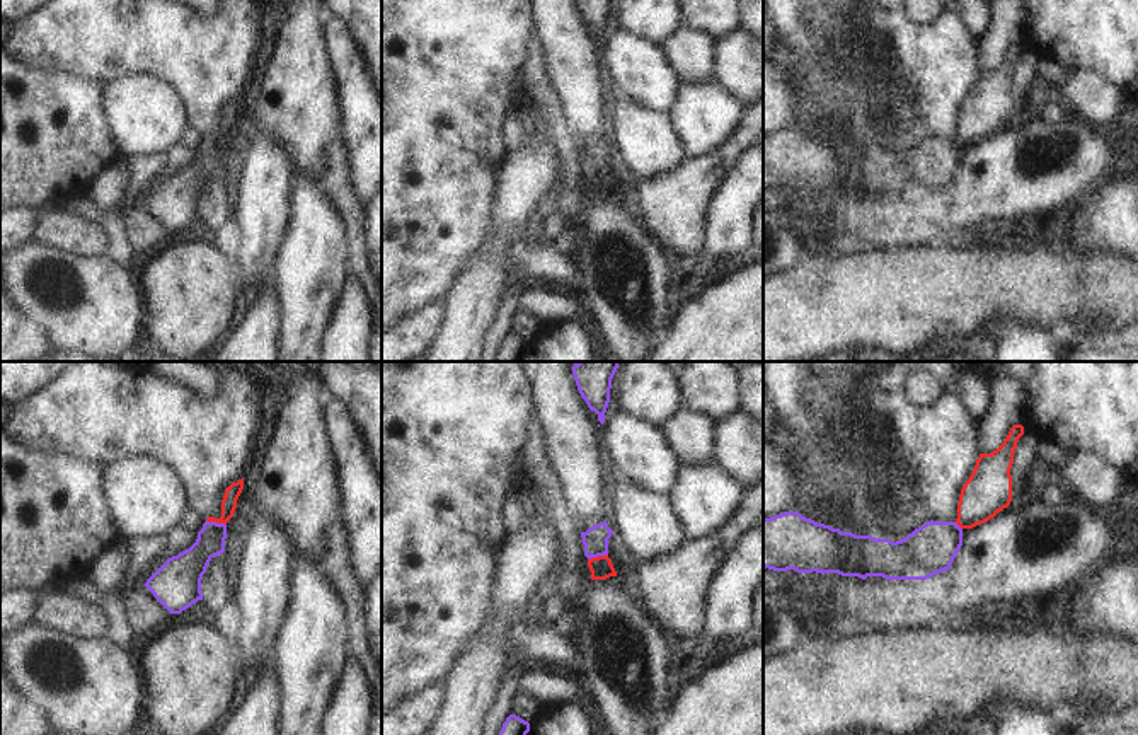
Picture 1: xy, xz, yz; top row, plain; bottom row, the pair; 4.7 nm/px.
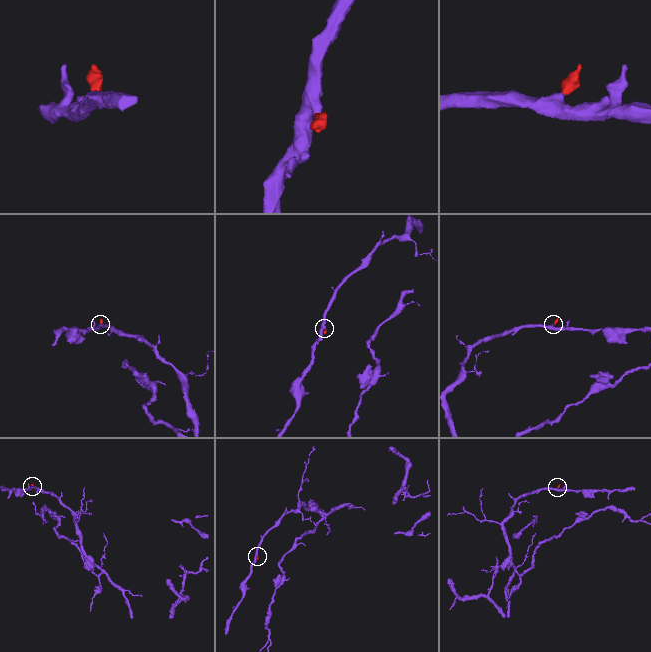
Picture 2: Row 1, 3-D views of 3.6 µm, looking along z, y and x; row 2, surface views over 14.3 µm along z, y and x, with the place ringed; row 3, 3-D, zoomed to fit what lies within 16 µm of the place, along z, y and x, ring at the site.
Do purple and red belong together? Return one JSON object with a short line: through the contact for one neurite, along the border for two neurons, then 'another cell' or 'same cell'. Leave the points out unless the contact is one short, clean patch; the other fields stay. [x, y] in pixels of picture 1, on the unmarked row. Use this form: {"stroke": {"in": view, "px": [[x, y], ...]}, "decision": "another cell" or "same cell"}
{"stroke": {"in": "xy", "px": [[188, 185], [210, 161], [217, 142], [227, 132], [229, 121]]}, "decision": "same cell"}

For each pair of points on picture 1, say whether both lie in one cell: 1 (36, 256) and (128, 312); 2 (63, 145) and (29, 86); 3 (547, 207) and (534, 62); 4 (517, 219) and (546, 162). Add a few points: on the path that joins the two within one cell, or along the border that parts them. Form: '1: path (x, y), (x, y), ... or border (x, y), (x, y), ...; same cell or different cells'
1: path (58, 260), (70, 263), (106, 299); same cell
2: path (48, 130), (29, 111), (29, 101); same cell
3: border (561, 169), (563, 191), (556, 212); different cells
4: path (517, 205), (523, 185), (532, 176); same cell

